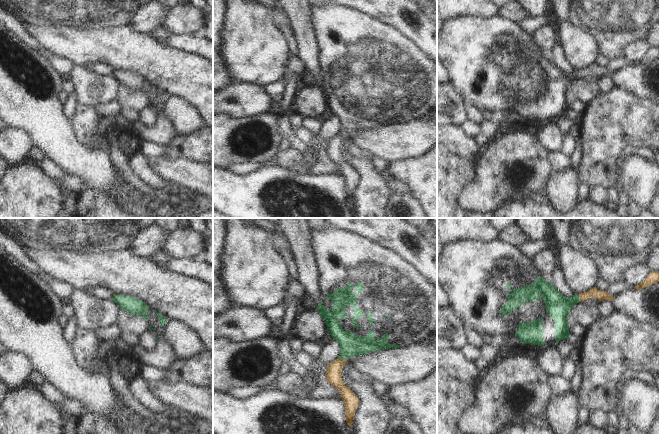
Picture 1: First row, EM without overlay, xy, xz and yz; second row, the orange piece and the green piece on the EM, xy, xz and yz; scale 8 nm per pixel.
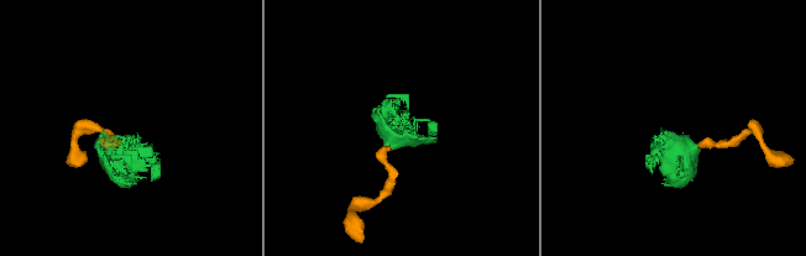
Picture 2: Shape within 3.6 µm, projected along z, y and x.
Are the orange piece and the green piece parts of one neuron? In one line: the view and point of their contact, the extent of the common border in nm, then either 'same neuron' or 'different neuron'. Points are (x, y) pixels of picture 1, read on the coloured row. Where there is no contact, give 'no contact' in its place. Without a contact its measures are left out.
meets orange in xz at (342, 359); contact 80 nm long; same neuron

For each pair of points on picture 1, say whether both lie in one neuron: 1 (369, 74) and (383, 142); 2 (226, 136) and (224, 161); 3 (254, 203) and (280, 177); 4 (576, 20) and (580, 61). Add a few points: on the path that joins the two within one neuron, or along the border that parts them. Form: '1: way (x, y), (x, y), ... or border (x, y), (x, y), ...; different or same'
1: border (403, 122), (377, 125), (357, 131); different
2: way (224, 142), (224, 155); same
3: way (259, 195), (265, 184), (272, 181); same
4: border (569, 19), (576, 27), (586, 27), (596, 42); different

